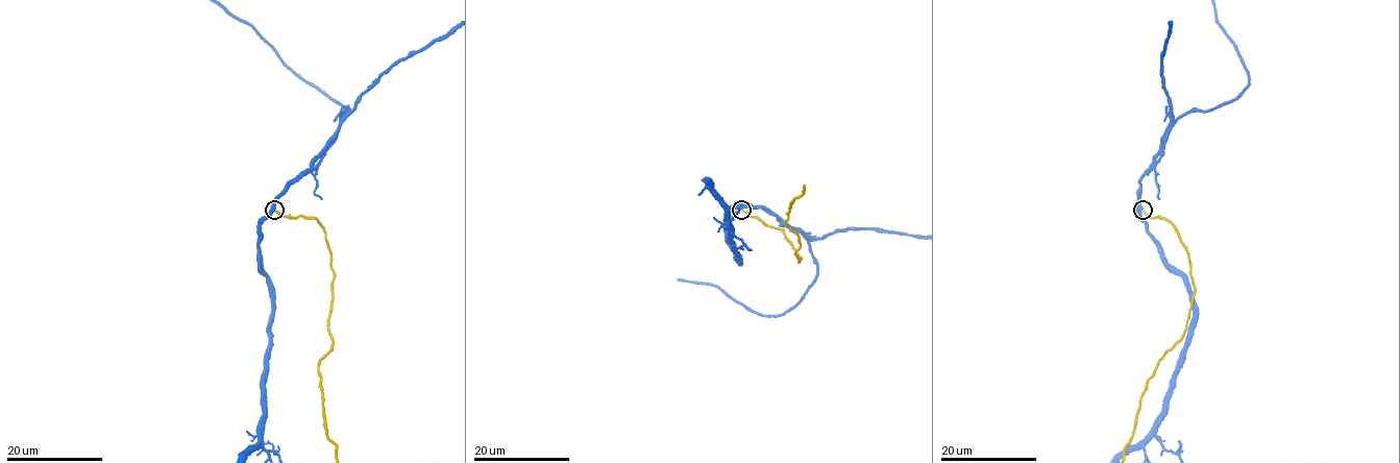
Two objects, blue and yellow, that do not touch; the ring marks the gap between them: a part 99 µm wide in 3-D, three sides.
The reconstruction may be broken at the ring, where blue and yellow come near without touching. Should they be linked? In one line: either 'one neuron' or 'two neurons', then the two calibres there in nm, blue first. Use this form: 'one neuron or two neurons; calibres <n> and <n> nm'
two neurons; calibres 420 and 160 nm

